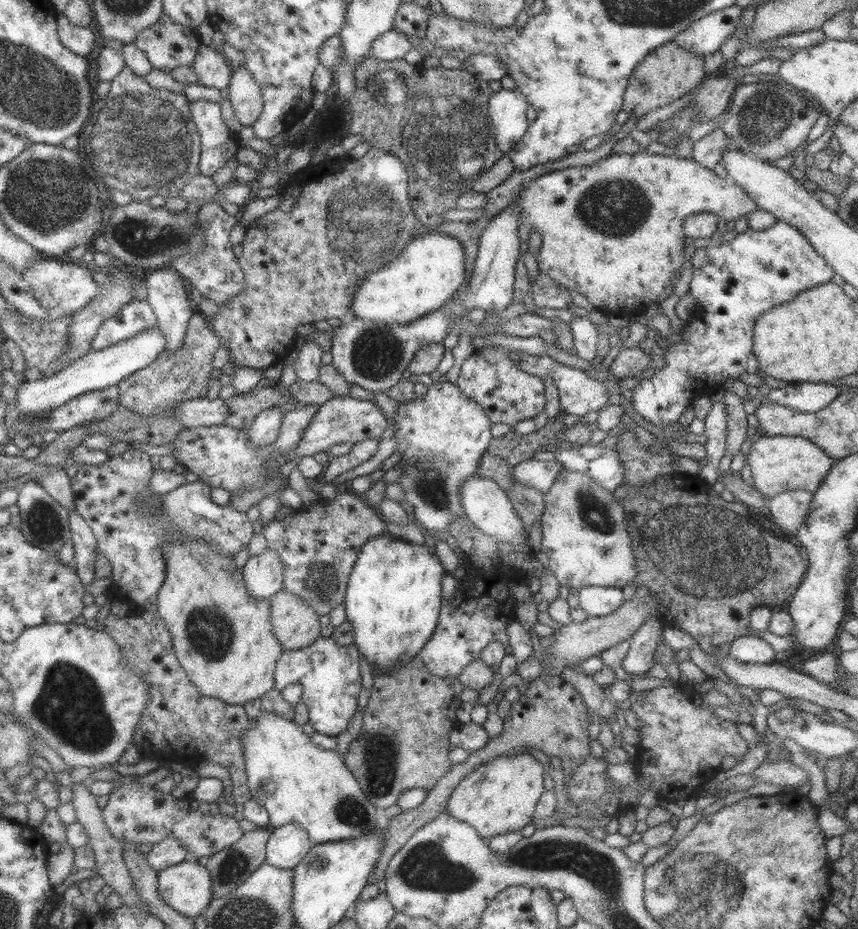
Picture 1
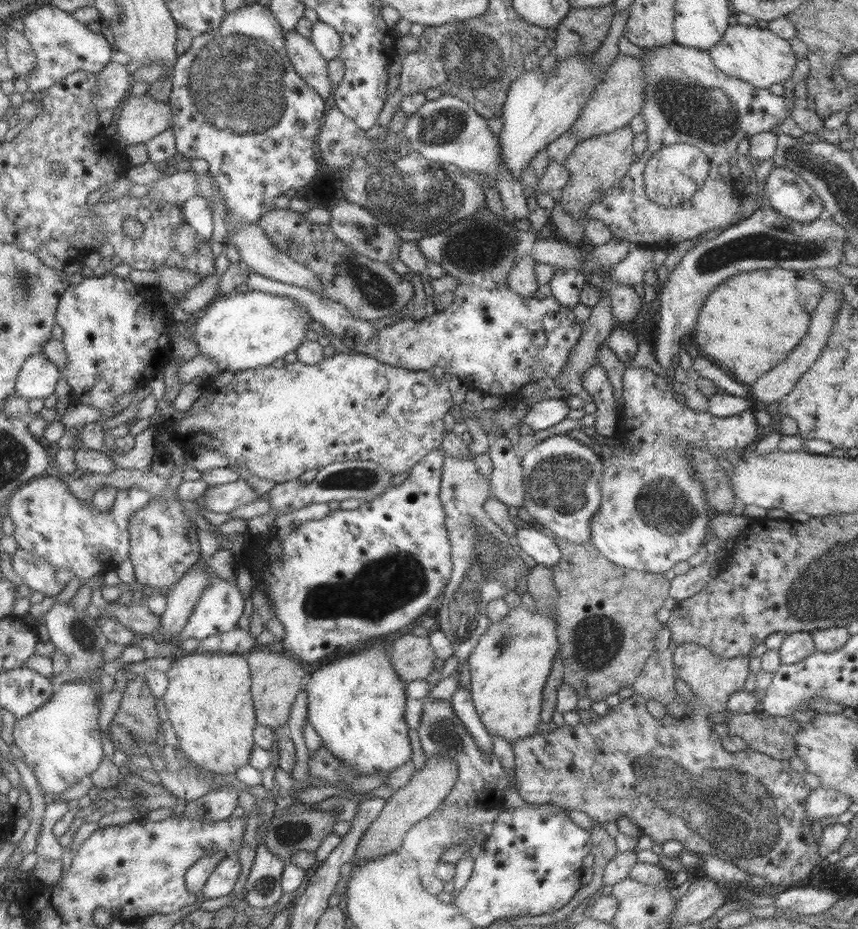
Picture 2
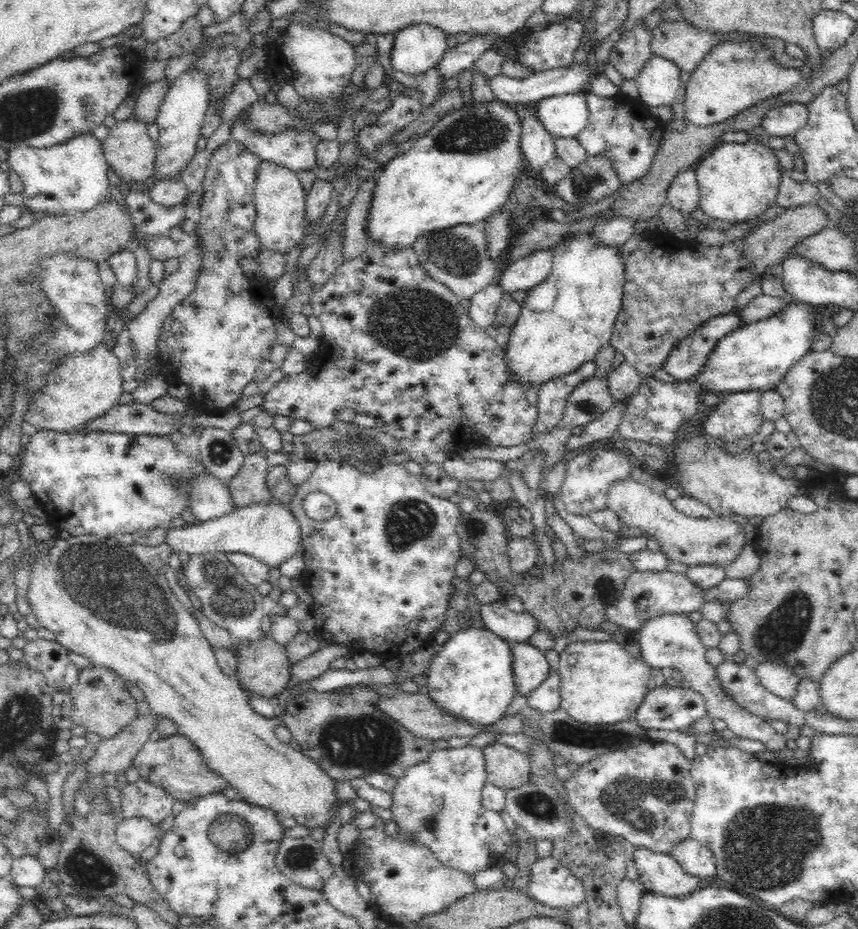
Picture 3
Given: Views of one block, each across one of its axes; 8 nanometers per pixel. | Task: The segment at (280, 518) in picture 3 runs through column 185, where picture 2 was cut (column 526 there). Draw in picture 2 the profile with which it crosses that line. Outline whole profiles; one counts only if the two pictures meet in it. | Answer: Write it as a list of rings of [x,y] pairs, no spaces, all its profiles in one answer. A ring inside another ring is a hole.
[[[533,527],[516,529],[515,544],[526,552],[537,565],[552,567],[560,559],[561,551],[548,532]]]

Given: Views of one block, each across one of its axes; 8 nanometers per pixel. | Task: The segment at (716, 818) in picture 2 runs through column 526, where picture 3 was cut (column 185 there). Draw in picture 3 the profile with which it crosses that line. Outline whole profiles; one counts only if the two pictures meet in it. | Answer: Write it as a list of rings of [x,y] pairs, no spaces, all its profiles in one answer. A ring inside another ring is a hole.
[[[178,733],[154,742],[152,740],[145,742],[141,750],[132,758],[130,767],[136,768],[144,781],[152,785],[160,785],[162,789],[172,794],[175,800],[186,803],[196,797],[220,793],[222,789],[230,787],[227,780],[210,770],[196,745],[189,738]]]

